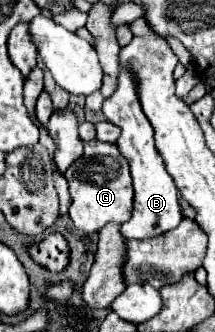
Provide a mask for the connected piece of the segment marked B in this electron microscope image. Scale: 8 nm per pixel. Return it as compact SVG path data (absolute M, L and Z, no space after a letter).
M120 64L120 76L118 76L118 88L110 98L104 100L102 112L104 116L122 128L120 138L116 140L120 152L130 162L130 172L134 180L134 212L132 218L120 226L120 232L126 240L130 238L152 238L158 234L164 234L172 228L176 228L182 220L180 204L178 204L178 190L174 180L168 176L164 162L154 146L154 130L150 128L150 122L146 120L146 114L142 112L142 104L138 104L138 84L136 76L130 68Z

